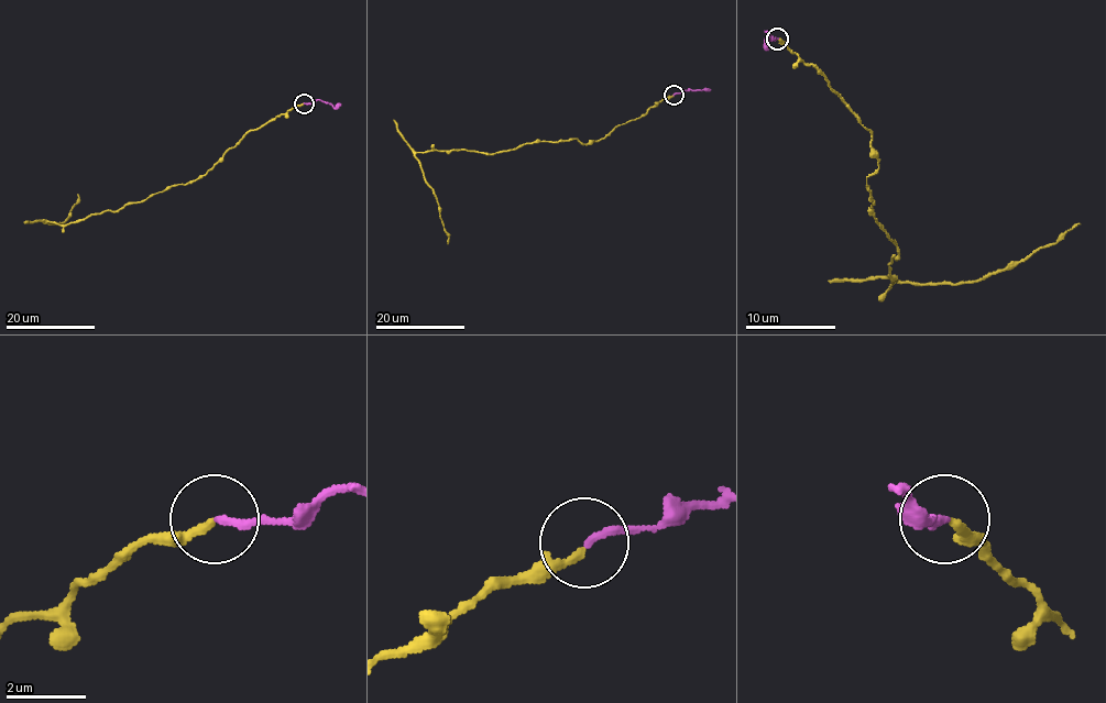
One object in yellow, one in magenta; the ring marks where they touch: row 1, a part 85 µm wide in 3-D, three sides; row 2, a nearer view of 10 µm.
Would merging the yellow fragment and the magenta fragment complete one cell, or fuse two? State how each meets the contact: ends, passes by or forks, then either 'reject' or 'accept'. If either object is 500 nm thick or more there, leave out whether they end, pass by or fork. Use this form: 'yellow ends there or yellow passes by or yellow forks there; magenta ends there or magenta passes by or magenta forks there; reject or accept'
yellow ends there; magenta ends there; accept

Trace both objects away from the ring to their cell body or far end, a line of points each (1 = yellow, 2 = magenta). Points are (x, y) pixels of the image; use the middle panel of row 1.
1: (674, 95), (587, 144), (575, 139), (534, 141), (488, 154), (417, 152), (447, 243)
2: (674, 94), (687, 89), (710, 89)

